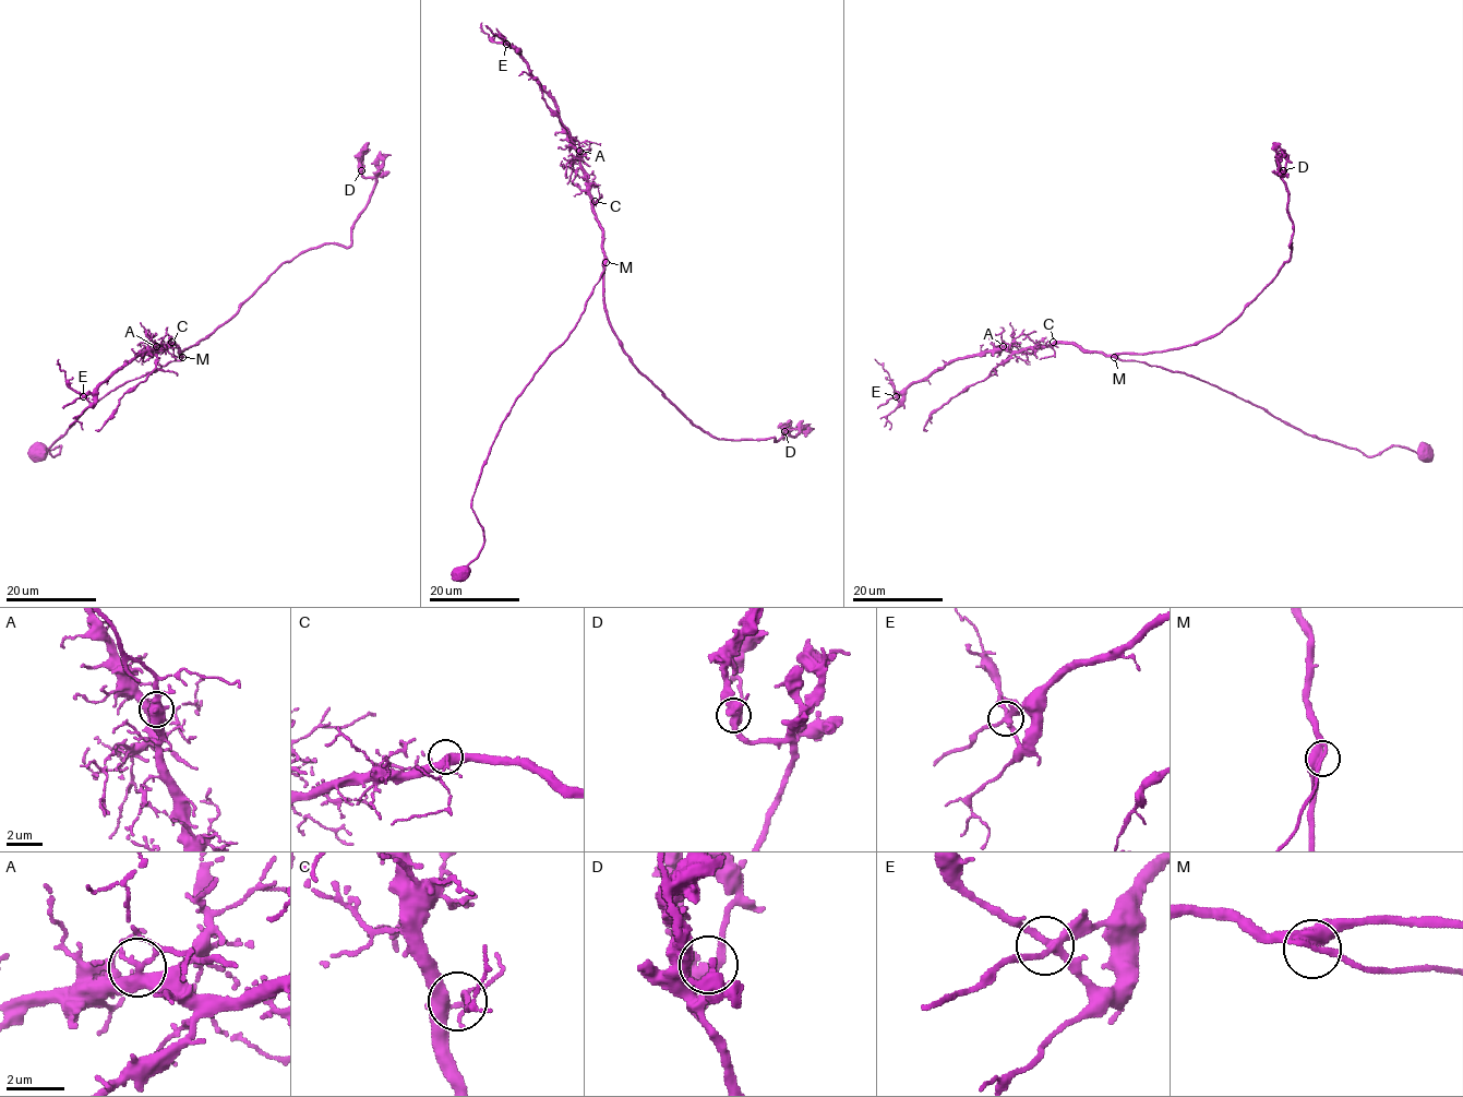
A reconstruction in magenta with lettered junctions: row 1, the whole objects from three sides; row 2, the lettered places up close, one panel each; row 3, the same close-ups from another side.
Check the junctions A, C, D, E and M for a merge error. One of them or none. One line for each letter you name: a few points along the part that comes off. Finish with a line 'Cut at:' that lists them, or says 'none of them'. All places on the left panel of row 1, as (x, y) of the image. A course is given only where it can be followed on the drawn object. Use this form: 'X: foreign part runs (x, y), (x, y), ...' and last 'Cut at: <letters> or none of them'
Cut at: none of them

